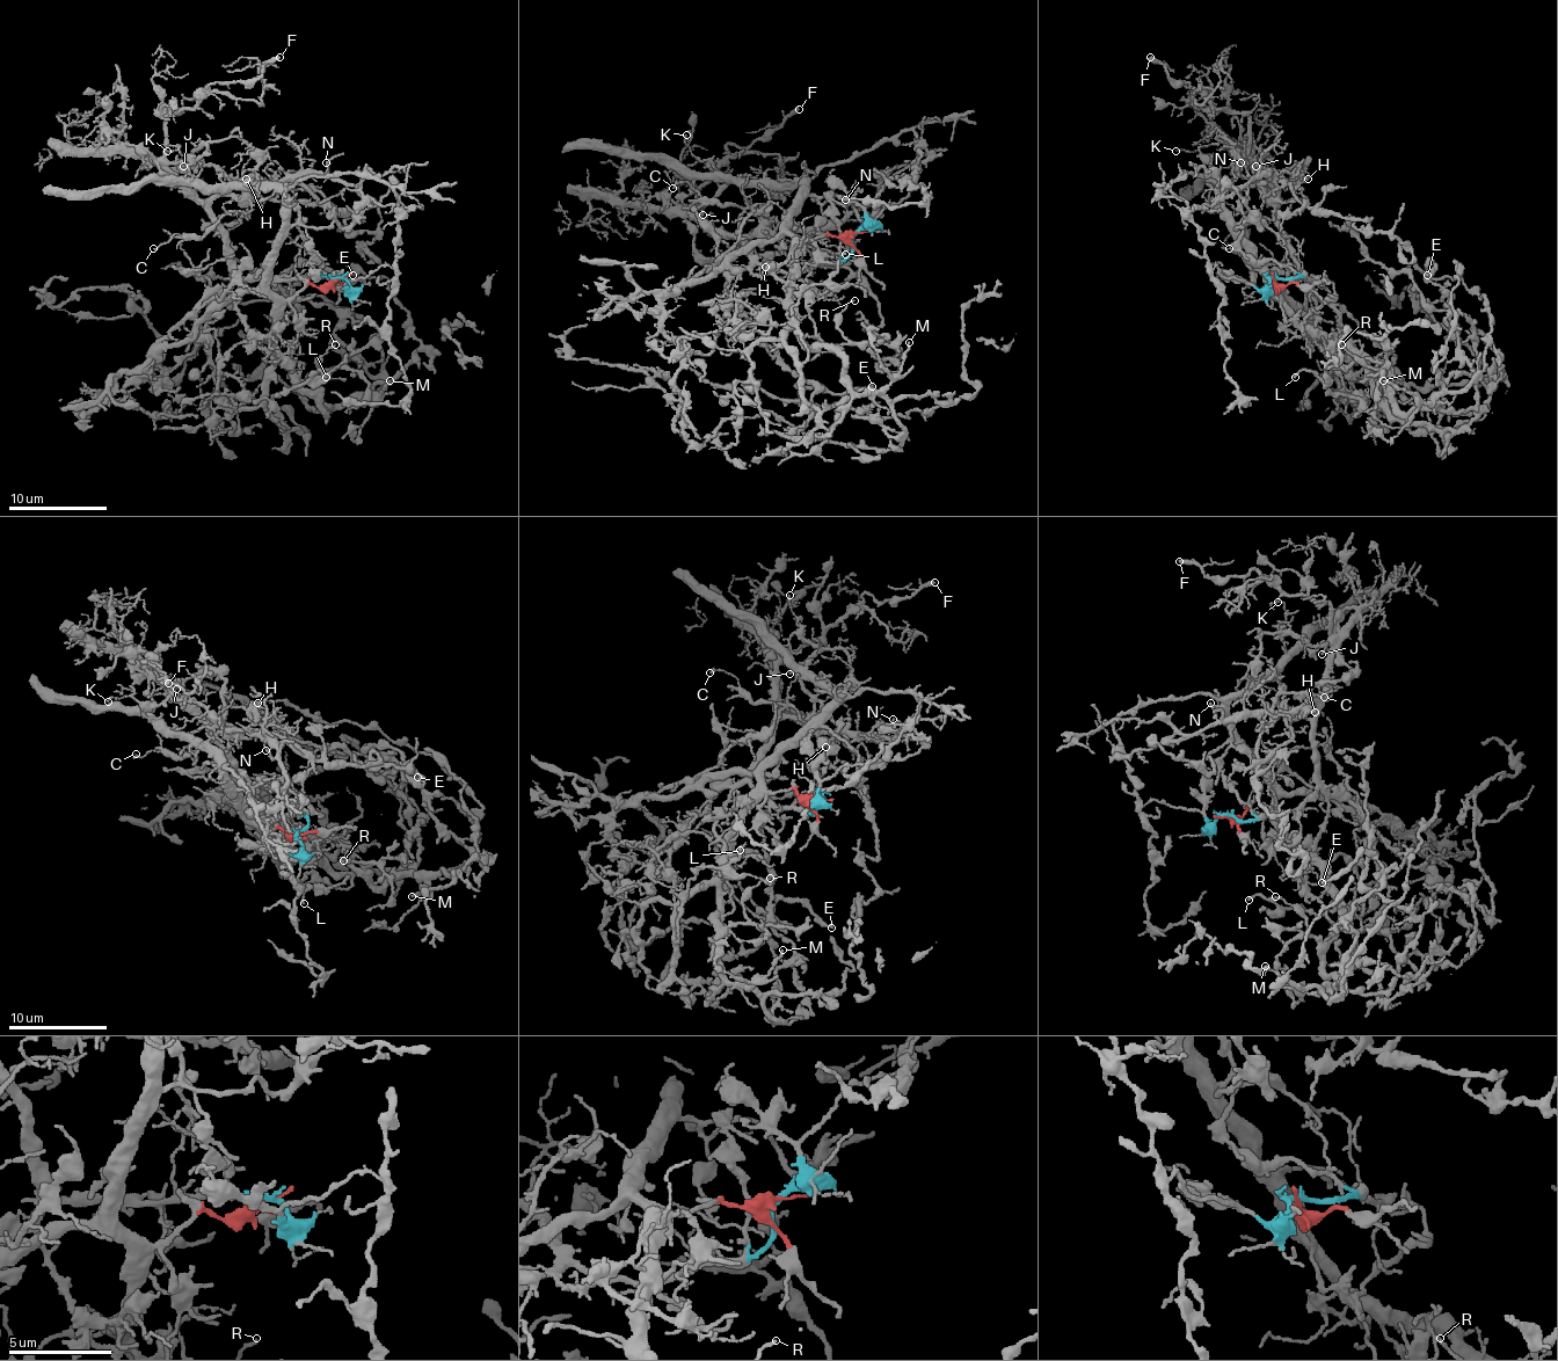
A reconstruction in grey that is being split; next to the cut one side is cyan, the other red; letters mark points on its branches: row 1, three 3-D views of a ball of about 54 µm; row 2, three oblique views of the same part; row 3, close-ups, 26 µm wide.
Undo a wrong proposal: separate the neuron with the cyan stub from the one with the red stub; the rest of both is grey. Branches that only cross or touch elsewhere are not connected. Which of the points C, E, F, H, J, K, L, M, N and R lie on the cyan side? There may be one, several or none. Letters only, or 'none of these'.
C, F, H, J, K, N

